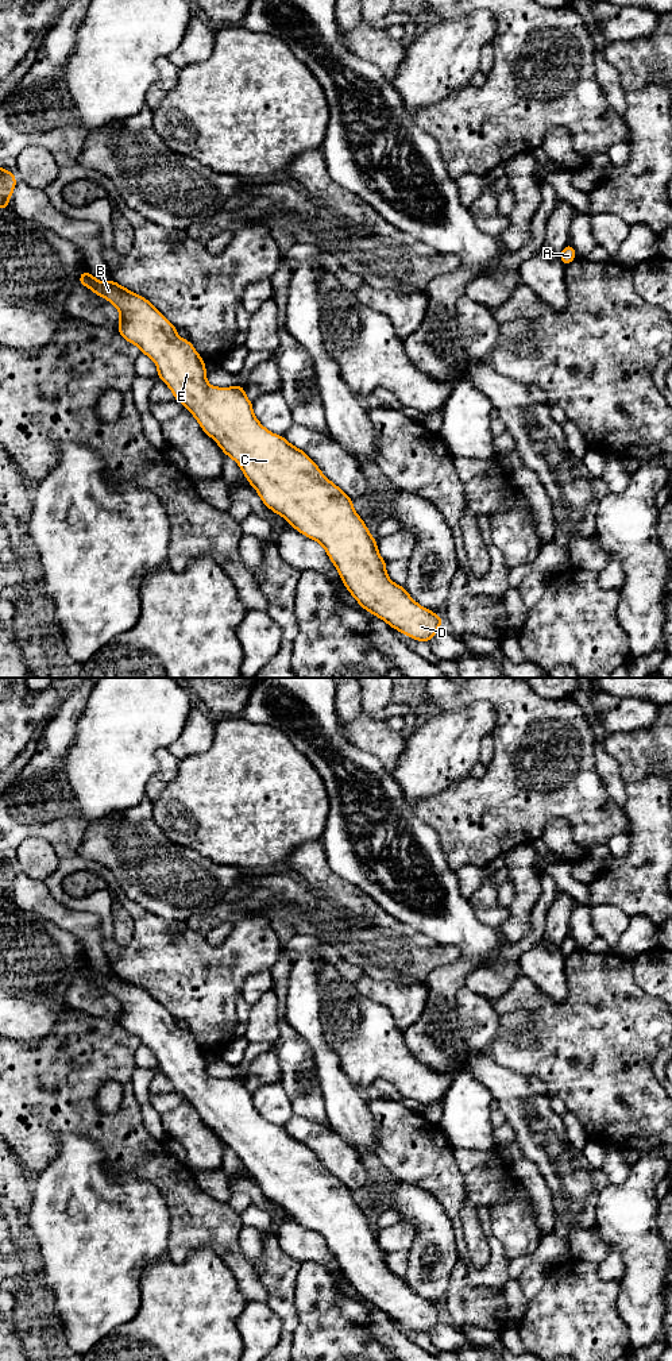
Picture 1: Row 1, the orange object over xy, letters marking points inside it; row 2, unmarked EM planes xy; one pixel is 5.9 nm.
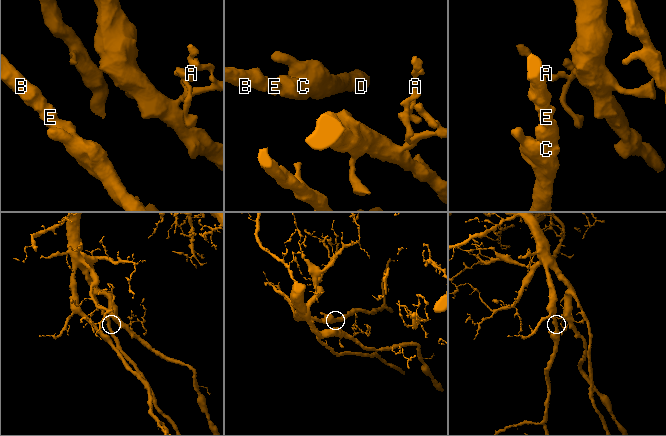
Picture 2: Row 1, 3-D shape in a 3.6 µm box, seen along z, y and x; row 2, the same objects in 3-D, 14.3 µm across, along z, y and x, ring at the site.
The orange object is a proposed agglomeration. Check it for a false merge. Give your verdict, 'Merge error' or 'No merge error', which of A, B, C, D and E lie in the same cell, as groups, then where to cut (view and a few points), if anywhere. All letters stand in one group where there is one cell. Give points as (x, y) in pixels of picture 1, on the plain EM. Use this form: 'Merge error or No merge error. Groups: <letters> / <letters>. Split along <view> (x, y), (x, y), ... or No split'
No merge error. Groups: A B C D E. No split

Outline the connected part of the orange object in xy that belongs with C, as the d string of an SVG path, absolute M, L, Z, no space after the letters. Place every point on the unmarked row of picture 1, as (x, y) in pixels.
M82 963L80 975L112 994L120 1005L117 1023L150 1048L158 1060L158 1069L173 1083L197 1110L200 1118L232 1149L260 1191L274 1204L285 1208L300 1225L318 1233L337 1260L344 1277L374 1307L418 1333L429 1333L443 1311L420 1298L403 1277L391 1273L386 1253L378 1244L375 1230L352 1198L352 1191L332 1175L304 1142L291 1137L283 1127L267 1122L254 1107L252 1094L243 1077L215 1079L206 1073L204 1050L189 1032L177 1026L177 1019L144 988L116 975L97 972Z

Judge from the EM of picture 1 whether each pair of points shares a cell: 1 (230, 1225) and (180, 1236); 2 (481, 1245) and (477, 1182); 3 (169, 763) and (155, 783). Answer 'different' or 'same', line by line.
1: same
2: same
3: same

